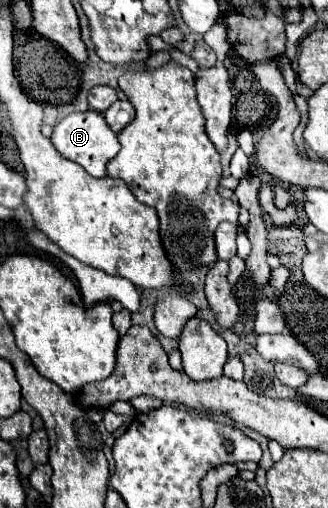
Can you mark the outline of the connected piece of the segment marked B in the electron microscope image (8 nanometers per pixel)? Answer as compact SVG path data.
M86 110L86 112L72 112L68 114L62 122L54 126L54 132L50 136L54 148L68 160L78 162L90 176L94 178L104 178L106 174L106 164L118 154L120 144L112 128L106 124L104 114L96 110Z

